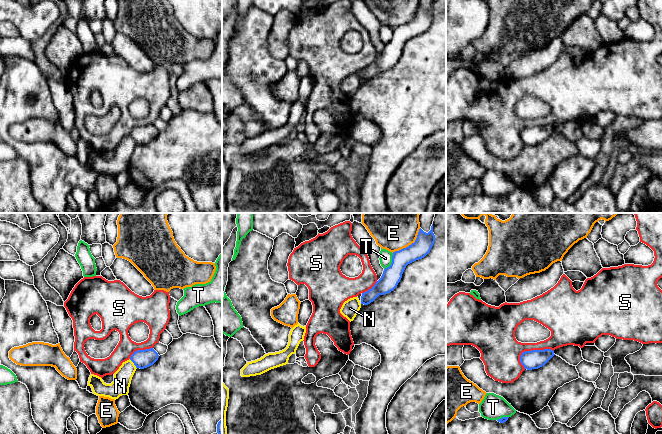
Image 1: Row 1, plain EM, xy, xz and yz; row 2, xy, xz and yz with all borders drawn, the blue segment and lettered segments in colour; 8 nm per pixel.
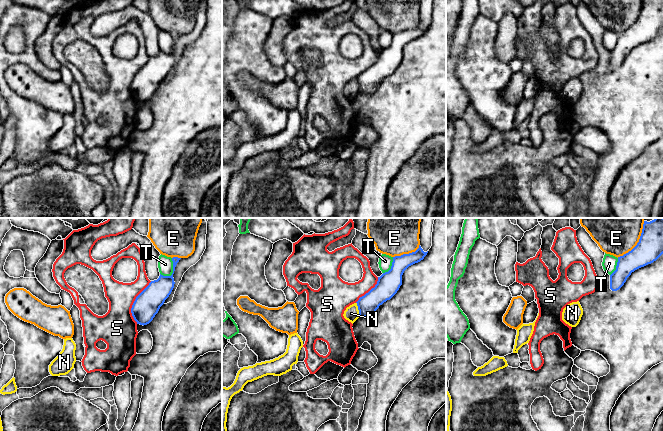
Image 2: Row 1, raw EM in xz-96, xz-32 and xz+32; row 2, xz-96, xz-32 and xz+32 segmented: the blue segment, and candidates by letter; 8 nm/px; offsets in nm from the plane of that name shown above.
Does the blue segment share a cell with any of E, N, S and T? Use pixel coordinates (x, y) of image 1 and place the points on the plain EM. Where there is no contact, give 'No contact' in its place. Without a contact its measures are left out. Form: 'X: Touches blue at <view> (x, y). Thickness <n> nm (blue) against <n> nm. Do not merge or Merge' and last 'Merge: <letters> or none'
E: Touches blue at xz (409, 21). Thickness 150 nm (blue) against 220 nm. Do not merge
N: Touches blue at xy (134, 140). Thickness 150 nm (blue) against 140 nm. Do not merge
S: Touches blue at yz (533, 126). Thickness 150 nm (blue) against 300 nm. Do not merge
T: Touches blue at xz (392, 38). Thickness 150 nm (blue) against 100 nm. Do not merge
Merge: none

